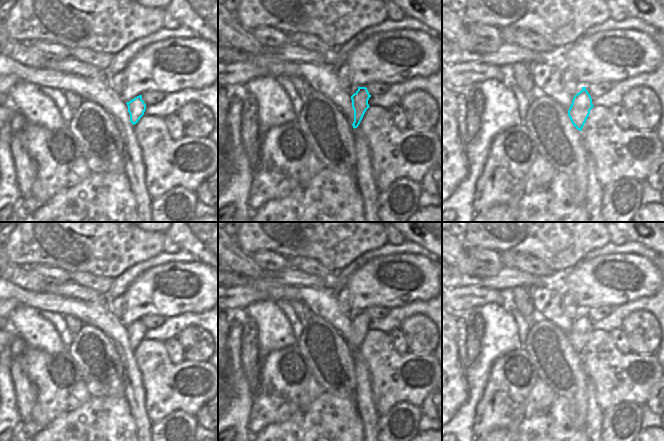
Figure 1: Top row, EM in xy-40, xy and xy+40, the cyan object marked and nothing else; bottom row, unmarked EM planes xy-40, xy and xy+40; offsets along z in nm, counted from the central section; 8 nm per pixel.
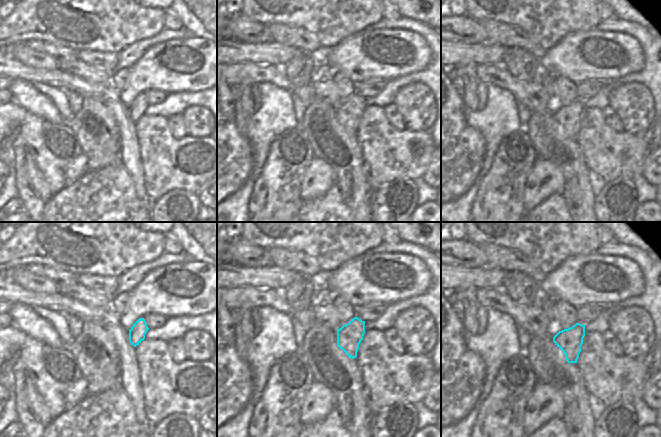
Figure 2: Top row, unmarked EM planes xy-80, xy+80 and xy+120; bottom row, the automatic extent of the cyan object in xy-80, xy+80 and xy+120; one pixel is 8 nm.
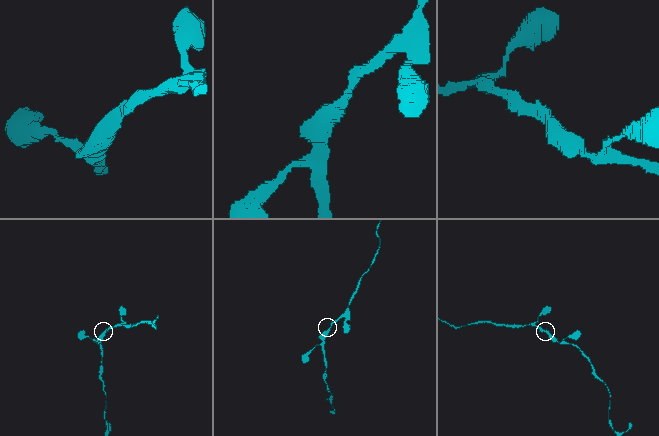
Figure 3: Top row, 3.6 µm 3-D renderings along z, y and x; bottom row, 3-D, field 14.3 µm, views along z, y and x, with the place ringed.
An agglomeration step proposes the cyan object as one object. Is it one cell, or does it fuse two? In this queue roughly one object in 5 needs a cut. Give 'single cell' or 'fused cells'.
single cell

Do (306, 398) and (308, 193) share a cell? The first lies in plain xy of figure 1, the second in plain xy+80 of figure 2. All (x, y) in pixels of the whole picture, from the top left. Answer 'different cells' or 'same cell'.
same cell

